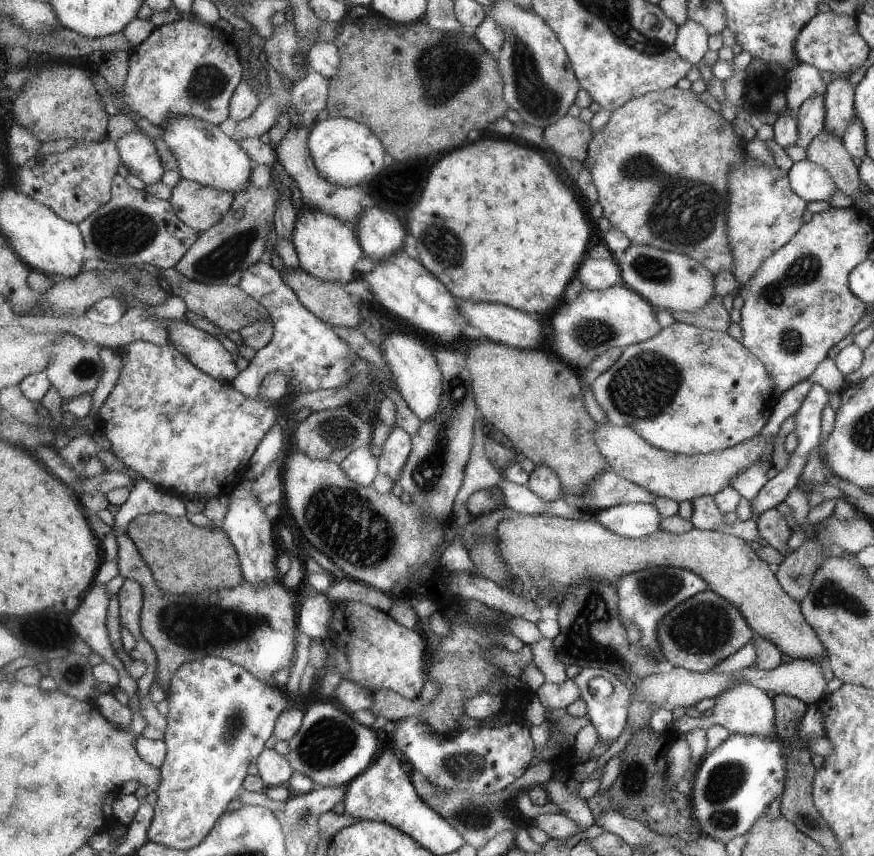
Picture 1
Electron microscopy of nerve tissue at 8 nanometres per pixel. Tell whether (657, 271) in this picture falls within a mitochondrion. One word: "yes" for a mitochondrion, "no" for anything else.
yes

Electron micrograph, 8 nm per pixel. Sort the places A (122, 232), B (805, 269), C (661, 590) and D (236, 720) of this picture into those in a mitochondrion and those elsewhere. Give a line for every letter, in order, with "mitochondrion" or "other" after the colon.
A: mitochondrion
B: mitochondrion
C: mitochondrion
D: mitochondrion

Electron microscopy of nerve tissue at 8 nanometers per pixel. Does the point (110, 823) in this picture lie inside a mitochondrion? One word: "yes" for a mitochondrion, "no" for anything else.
no

